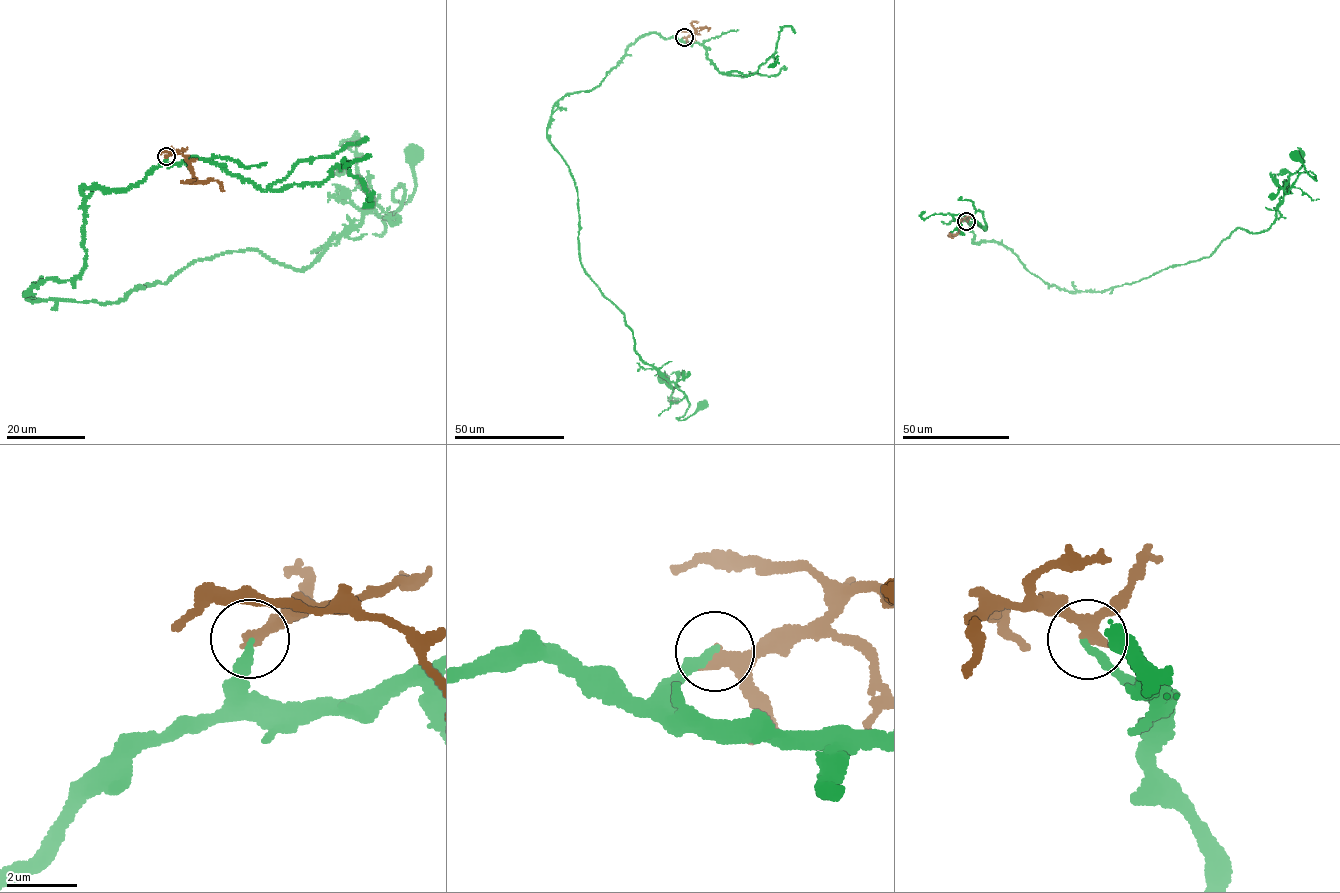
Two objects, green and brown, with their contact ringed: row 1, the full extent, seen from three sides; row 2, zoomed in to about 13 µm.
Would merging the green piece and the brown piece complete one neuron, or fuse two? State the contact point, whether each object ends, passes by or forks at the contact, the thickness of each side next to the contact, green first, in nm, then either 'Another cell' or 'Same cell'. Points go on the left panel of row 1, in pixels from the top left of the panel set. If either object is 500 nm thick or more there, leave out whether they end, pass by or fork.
Place: (166, 156). At the ring green ends. At the ring brown passes by. Thickness 220 nm (green) against 280 nm. Another cell

